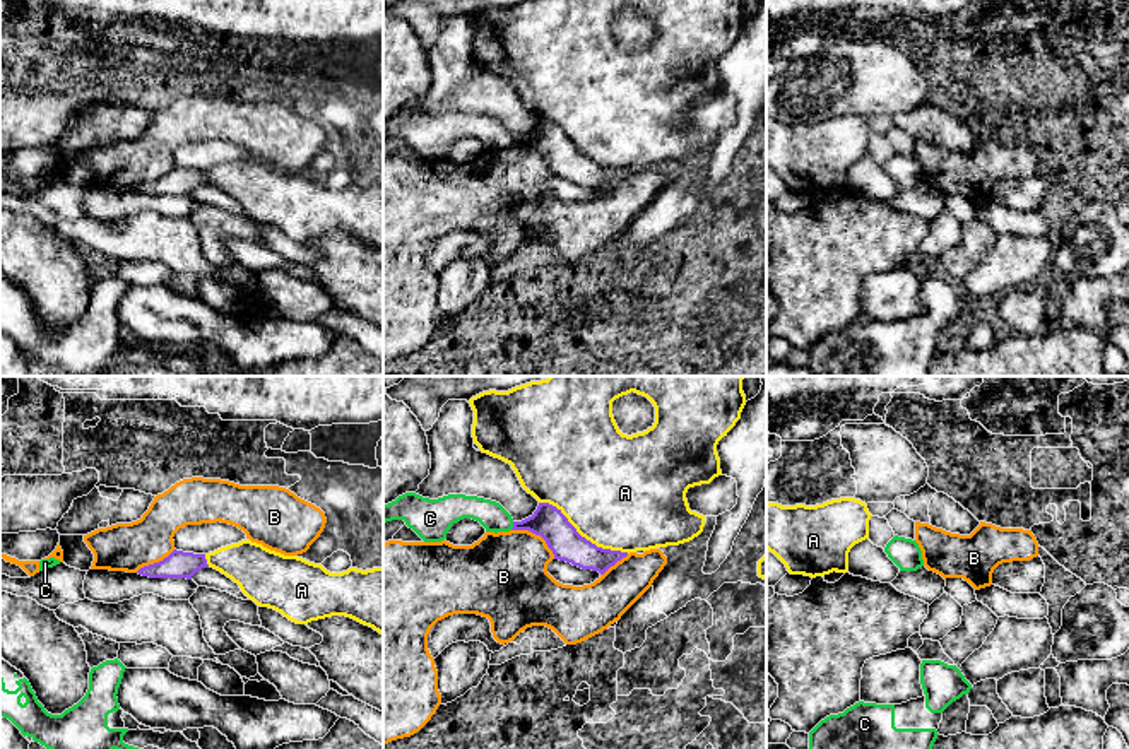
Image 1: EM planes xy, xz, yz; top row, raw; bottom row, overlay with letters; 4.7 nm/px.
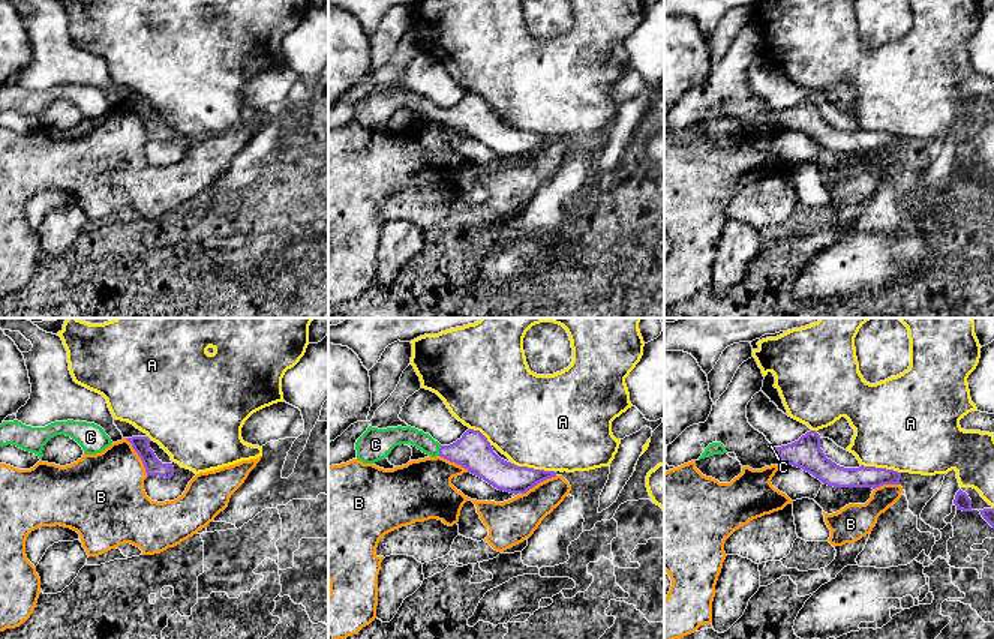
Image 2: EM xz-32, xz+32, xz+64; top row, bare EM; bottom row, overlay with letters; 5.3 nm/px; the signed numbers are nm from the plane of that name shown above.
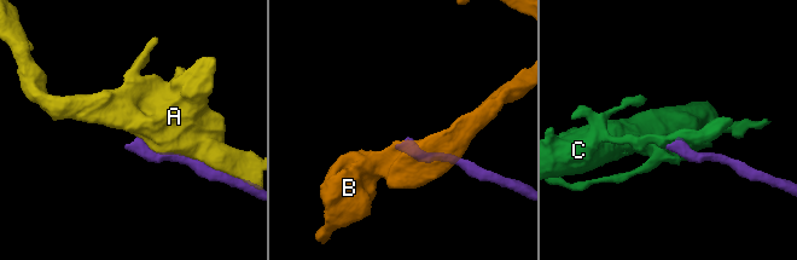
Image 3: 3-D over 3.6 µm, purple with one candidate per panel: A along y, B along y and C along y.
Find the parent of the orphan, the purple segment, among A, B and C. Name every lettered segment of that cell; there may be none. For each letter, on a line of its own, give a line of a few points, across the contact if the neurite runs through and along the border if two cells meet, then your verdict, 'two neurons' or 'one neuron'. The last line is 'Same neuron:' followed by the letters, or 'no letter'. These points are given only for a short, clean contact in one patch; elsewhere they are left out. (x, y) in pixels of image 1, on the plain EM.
A: two neurons
B: two neurons
C: line xz (561, 154), (549, 142), (514, 142), (491, 132); one neuron
Same neuron: C

